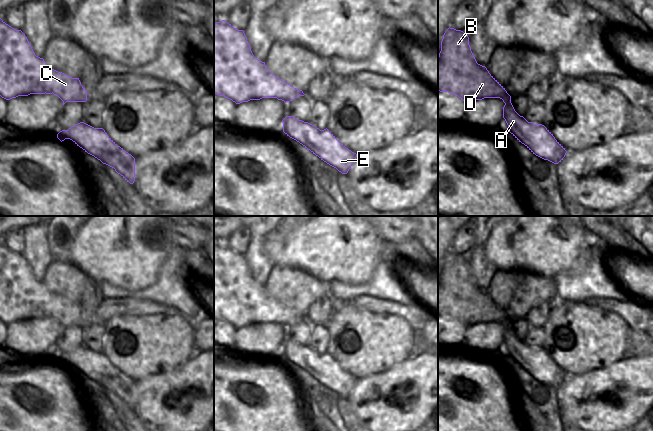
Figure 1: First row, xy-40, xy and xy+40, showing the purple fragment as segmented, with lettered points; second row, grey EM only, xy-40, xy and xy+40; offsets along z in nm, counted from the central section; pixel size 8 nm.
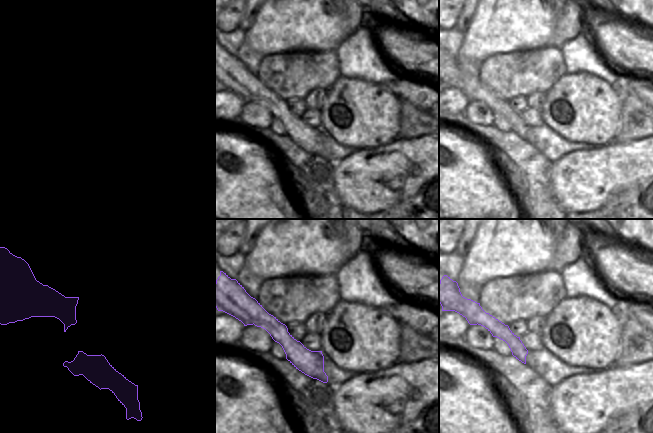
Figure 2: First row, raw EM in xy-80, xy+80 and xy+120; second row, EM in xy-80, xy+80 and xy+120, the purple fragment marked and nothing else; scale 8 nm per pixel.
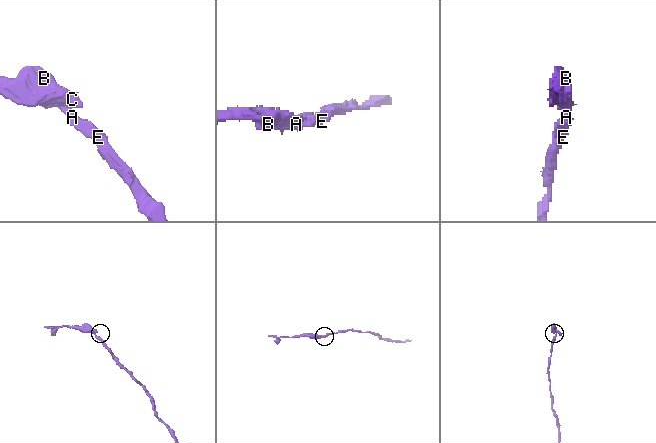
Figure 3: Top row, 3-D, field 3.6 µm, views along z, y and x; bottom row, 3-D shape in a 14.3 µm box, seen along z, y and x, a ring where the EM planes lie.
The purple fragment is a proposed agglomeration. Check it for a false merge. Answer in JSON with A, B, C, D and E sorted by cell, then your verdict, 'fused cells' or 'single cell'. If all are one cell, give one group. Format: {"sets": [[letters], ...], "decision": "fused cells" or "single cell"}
{"sets": [["A", "E"], ["B", "C", "D"]], "decision": "fused cells"}

